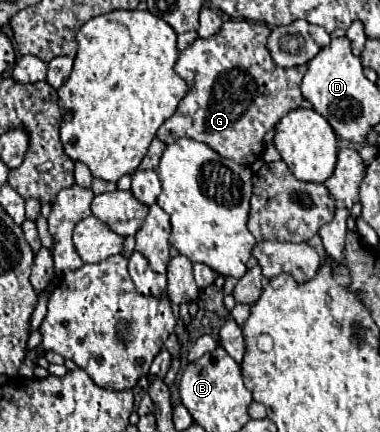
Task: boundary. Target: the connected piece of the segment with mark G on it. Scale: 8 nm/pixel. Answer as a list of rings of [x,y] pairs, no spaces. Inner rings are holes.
[[[227,20],[223,28],[211,38],[197,38],[191,46],[187,46],[175,64],[175,72],[187,82],[187,94],[179,102],[175,114],[161,124],[157,130],[157,138],[163,144],[173,144],[177,138],[191,138],[207,144],[219,156],[235,160],[241,166],[253,164],[263,154],[263,136],[291,110],[301,106],[301,78],[307,66],[295,66],[291,70],[275,68],[271,64],[271,56],[265,48],[269,26],[251,20]]]

